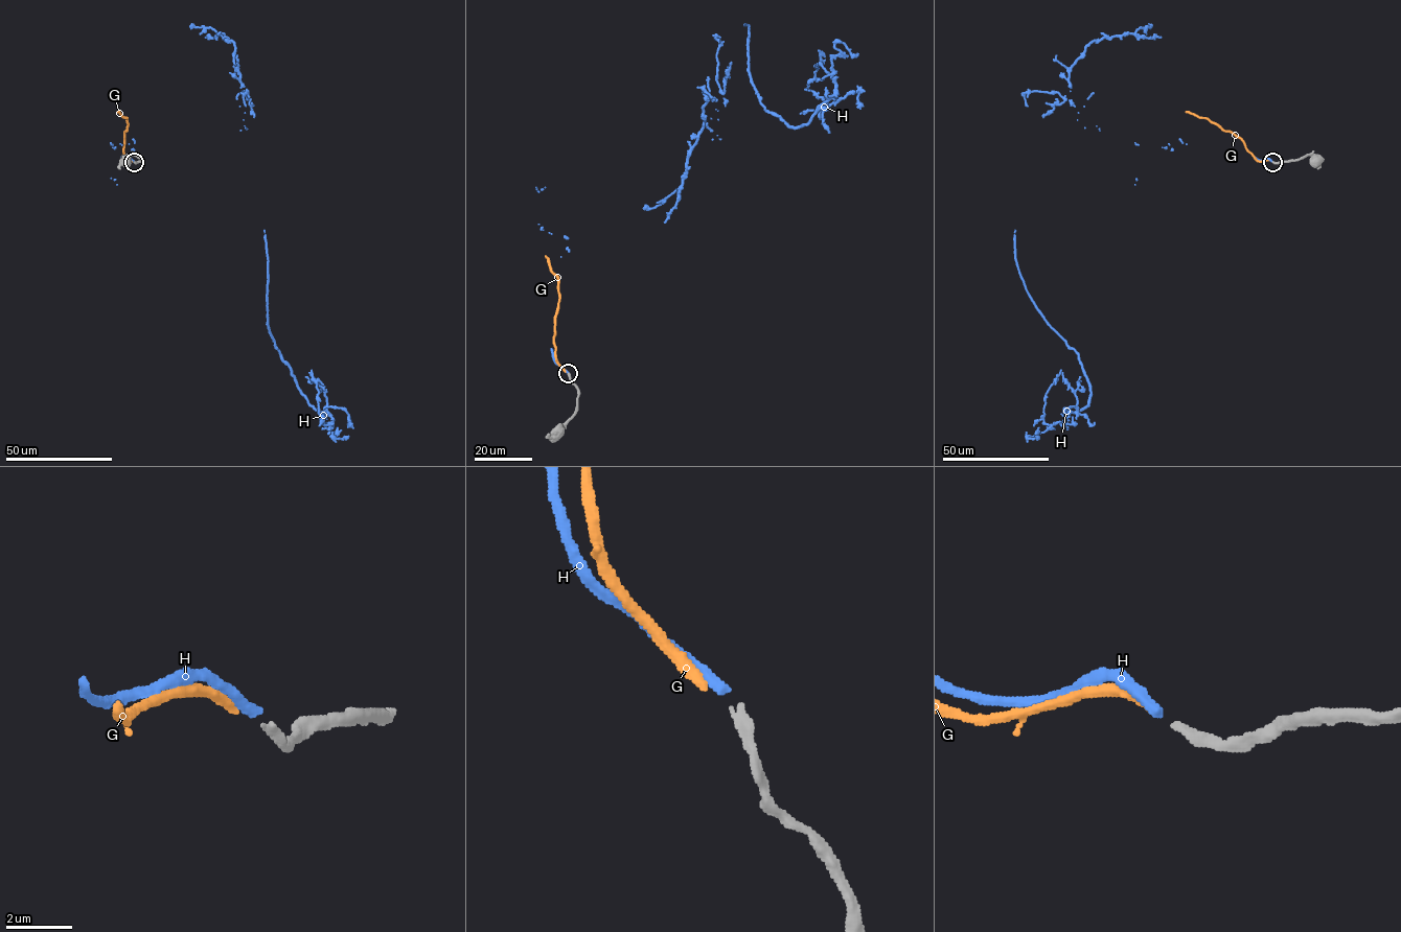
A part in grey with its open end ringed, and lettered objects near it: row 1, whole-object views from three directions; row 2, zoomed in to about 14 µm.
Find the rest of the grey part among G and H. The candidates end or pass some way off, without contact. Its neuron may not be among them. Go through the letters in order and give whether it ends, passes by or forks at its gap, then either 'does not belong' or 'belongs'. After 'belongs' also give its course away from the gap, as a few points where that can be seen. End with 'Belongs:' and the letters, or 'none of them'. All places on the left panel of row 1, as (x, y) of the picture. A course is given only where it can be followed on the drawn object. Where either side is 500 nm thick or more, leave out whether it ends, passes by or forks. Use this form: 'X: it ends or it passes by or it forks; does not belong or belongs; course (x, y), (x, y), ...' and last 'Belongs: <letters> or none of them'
G: it ends; does not belong
H: it ends; belongs; course (134, 161), (121, 157), (205, 38), (234, 43), (269, 333), (300, 392), (332, 423), (321, 422), (312, 370)
Belongs: H

